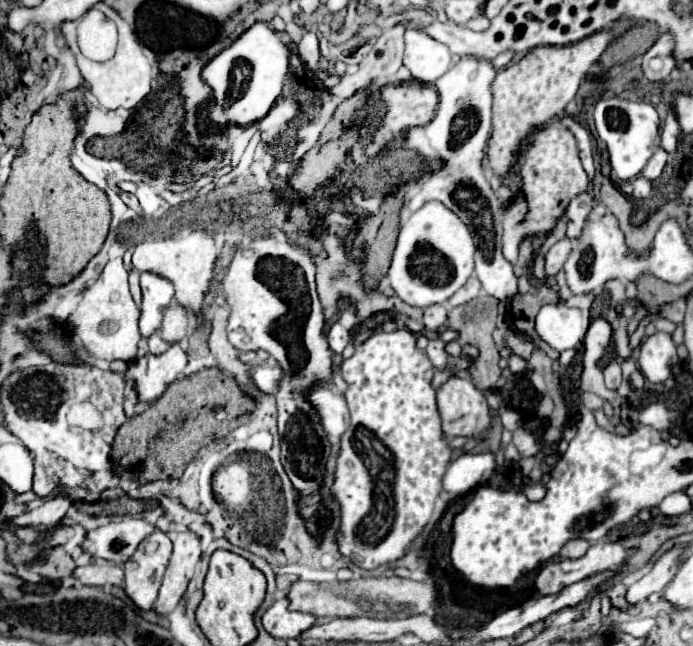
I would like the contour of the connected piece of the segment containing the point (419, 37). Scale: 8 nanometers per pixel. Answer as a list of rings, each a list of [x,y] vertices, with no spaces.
[[[406,29],[404,41],[404,67],[412,77],[434,83],[452,67],[452,53],[448,47],[430,37],[424,29]]]

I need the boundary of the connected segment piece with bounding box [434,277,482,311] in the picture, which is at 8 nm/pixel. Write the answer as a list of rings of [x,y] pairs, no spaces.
[[[470,277],[470,279],[466,281],[466,285],[460,287],[448,301],[444,301],[444,303],[434,303],[434,305],[442,305],[442,307],[446,307],[446,311],[450,311],[450,309],[453,309],[456,305],[468,303],[468,301],[472,301],[474,297],[478,297],[480,291],[482,291],[480,281],[478,281],[476,277]]]

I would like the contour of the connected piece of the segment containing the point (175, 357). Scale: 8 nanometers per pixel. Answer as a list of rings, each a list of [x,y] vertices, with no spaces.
[[[170,345],[162,355],[150,355],[132,361],[124,371],[124,381],[132,383],[138,405],[156,401],[172,381],[176,381],[186,367],[186,353],[180,345]]]

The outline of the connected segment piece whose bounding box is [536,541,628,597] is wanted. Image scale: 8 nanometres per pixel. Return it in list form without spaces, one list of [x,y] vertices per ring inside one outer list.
[[[600,541],[598,545],[590,547],[588,553],[580,559],[550,561],[536,577],[536,597],[554,595],[564,587],[588,579],[596,573],[618,569],[626,561],[626,557],[628,549],[624,549],[620,543]]]

